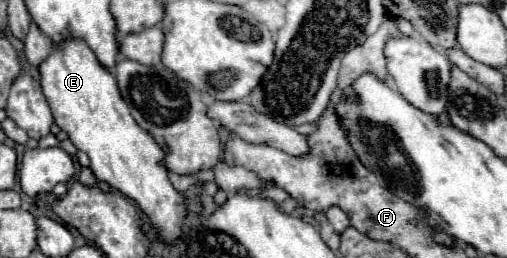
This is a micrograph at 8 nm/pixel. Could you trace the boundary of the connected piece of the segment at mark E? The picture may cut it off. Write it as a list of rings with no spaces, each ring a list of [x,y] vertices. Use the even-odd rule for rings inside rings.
[[[74,37],[52,43],[50,55],[38,65],[38,73],[56,125],[68,133],[70,141],[80,151],[88,155],[92,173],[100,181],[106,181],[110,187],[134,199],[152,219],[164,241],[176,241],[186,213],[184,199],[172,187],[168,169],[160,163],[164,159],[164,151],[128,113],[128,105],[120,97],[114,73],[96,59],[84,39]]]

